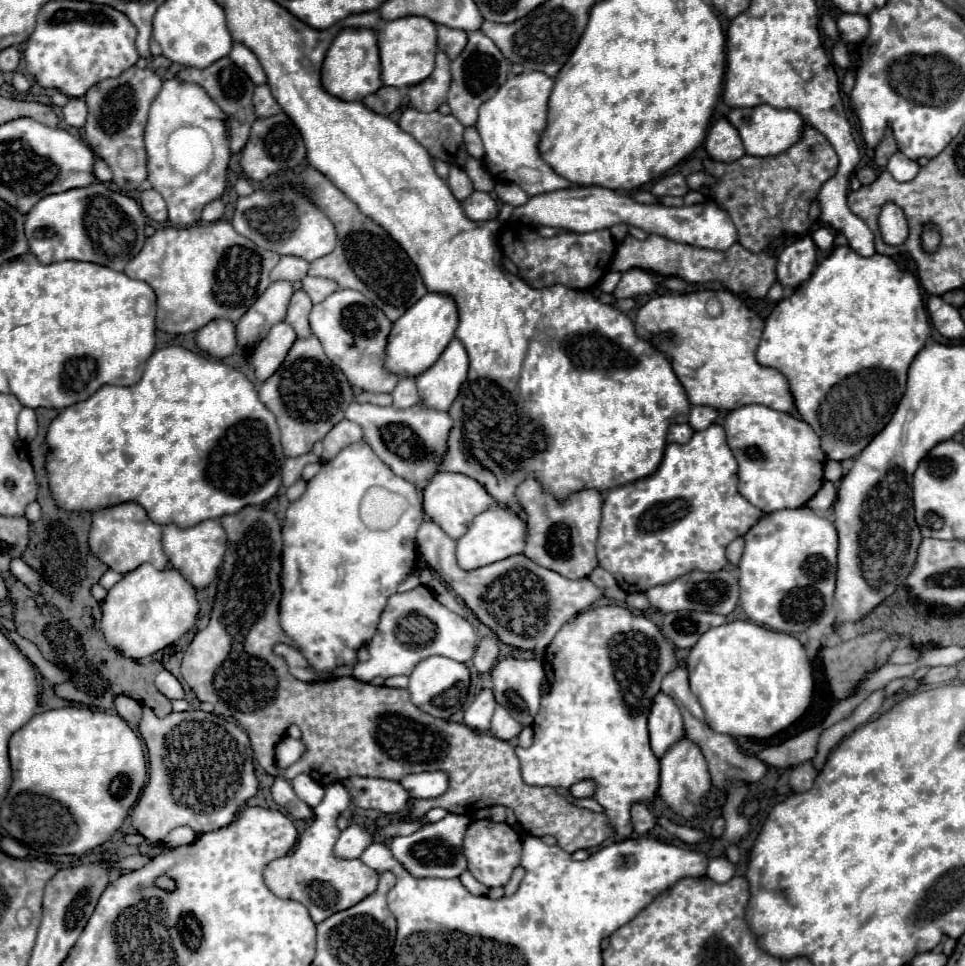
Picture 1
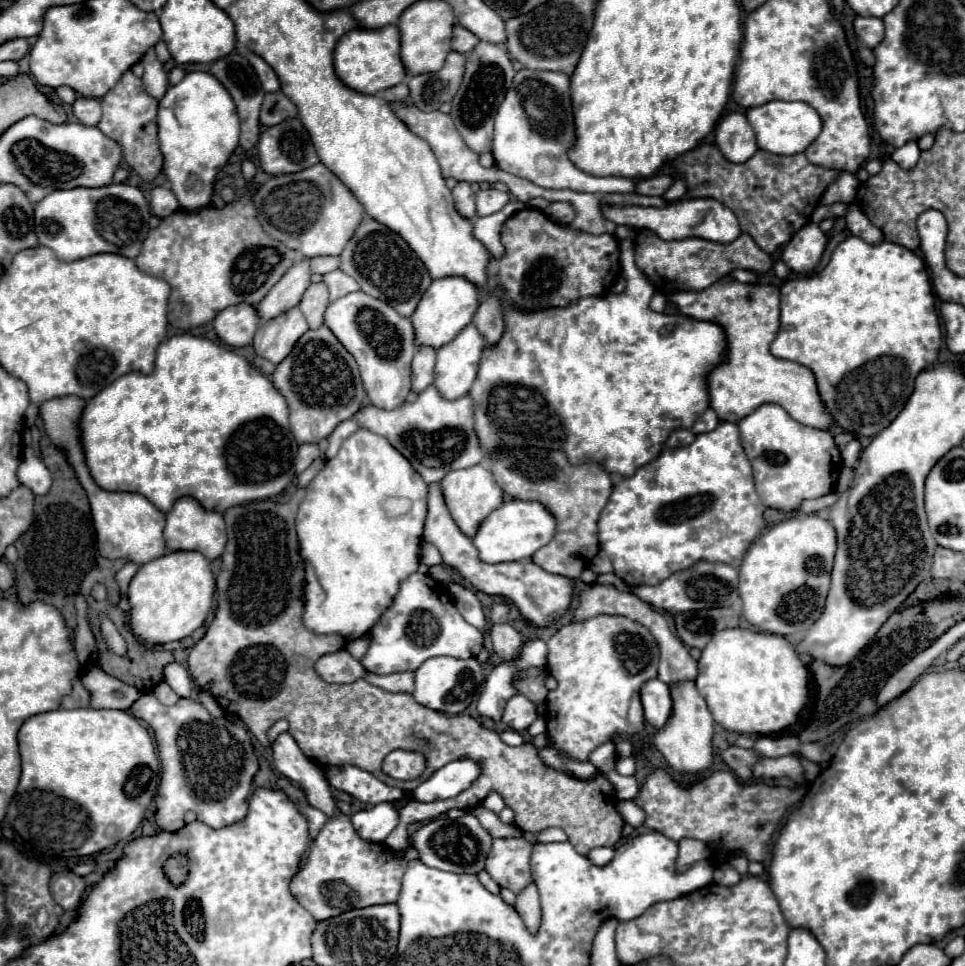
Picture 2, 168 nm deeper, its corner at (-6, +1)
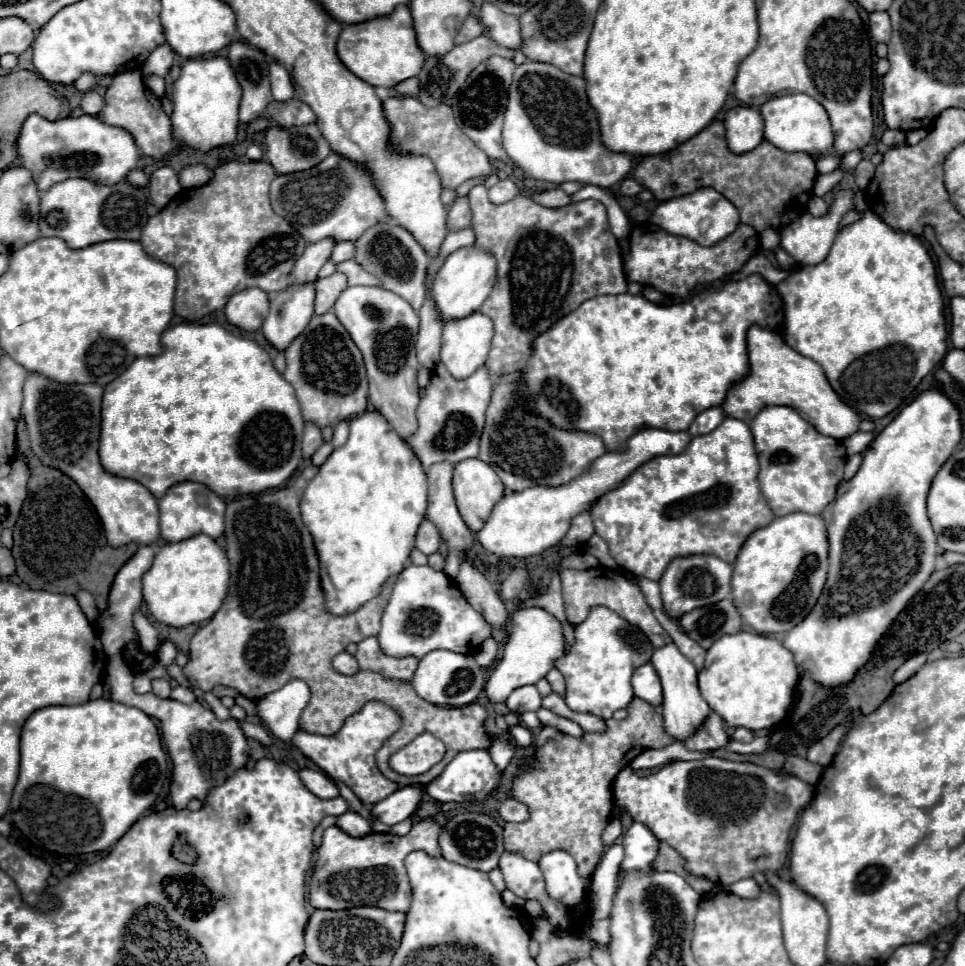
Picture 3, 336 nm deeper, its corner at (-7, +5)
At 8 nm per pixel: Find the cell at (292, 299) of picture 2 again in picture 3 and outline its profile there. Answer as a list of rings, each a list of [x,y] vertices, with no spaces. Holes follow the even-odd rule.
[[[320,240],[320,244],[308,244],[304,254],[296,260],[292,268],[292,284],[304,286],[318,278],[318,270],[328,262],[332,252],[332,240]]]

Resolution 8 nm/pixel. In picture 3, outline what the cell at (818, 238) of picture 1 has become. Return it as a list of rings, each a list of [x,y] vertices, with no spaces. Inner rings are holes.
[[[812,196],[812,200],[808,202],[808,212],[814,214],[814,216],[824,216],[828,212],[828,206],[826,206],[826,202],[822,198]]]

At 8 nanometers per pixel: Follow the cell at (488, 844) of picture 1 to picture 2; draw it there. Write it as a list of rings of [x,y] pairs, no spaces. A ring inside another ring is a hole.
[[[523,836],[495,838],[485,870],[501,888],[509,888],[511,892],[519,894],[533,882],[531,868],[529,868],[531,850],[533,844]]]

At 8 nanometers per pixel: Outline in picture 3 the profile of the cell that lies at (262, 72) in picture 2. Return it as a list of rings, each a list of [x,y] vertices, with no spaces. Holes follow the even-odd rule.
[[[272,62],[268,76],[270,76],[270,86],[272,86],[274,100],[290,100],[294,96],[292,80],[290,80],[290,74],[284,66],[280,66],[278,62]]]

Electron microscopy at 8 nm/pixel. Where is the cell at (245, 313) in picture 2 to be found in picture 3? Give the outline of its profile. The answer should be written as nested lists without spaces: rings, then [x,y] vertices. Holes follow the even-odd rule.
[[[248,288],[232,296],[224,308],[226,320],[246,332],[254,332],[268,316],[268,296],[260,288]]]

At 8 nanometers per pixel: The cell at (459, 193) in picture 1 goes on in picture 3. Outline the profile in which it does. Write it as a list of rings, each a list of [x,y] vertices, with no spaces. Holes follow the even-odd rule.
[[[460,196],[450,204],[448,226],[450,230],[460,230],[460,228],[470,226],[470,222],[472,222],[472,210],[470,210],[468,196]]]

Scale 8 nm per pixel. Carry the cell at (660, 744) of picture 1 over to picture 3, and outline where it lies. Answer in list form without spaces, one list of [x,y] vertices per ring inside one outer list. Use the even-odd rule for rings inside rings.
[[[644,664],[644,666],[636,668],[636,672],[632,676],[632,688],[634,688],[634,696],[638,696],[640,700],[644,700],[652,706],[662,704],[660,678],[656,676],[656,670],[652,668],[652,664]]]

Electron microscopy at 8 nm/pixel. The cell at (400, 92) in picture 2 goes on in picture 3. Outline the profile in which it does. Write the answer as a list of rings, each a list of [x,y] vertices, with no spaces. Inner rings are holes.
[[[408,78],[408,80],[400,82],[396,86],[396,92],[402,94],[402,96],[416,96],[416,92],[418,92],[418,80],[416,78]]]

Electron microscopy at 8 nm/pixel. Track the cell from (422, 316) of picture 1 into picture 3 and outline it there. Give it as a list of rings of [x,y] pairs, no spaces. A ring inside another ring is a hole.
[[[458,248],[452,252],[432,278],[432,300],[440,320],[460,320],[470,316],[488,298],[496,282],[496,260],[478,248]]]

